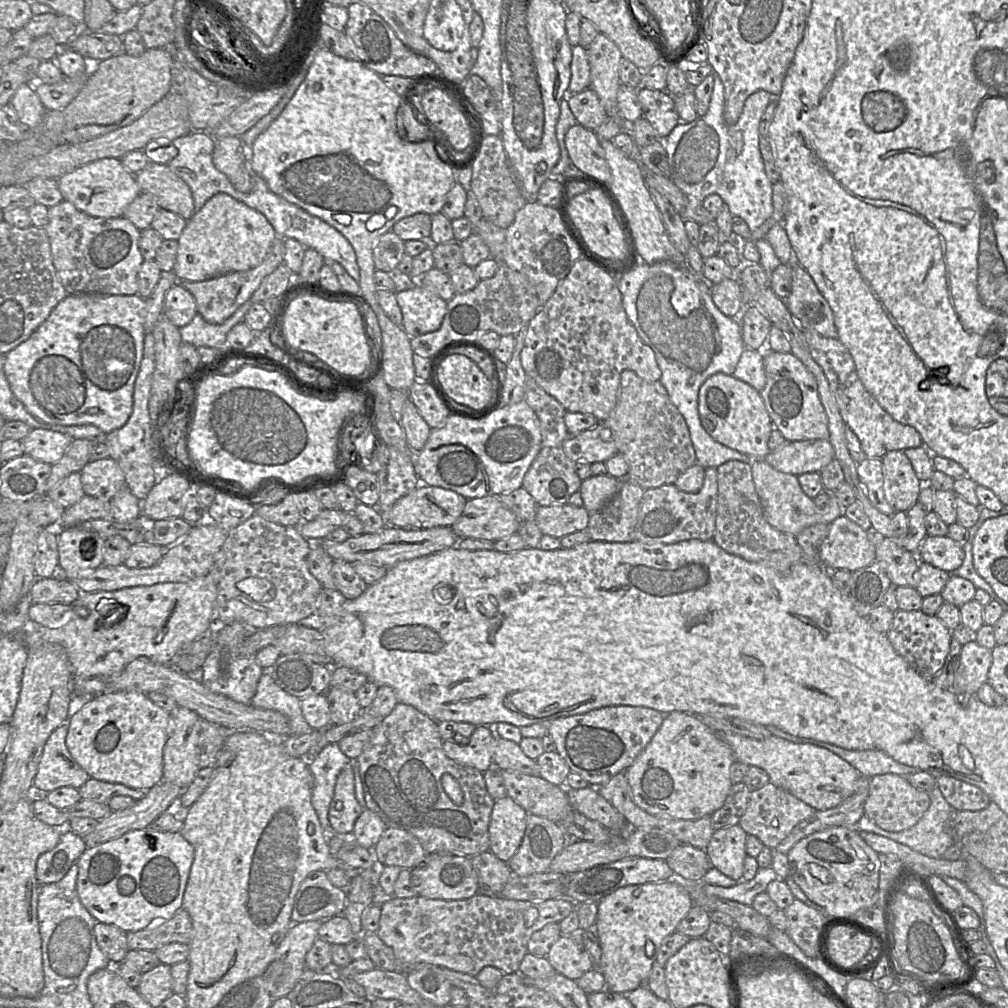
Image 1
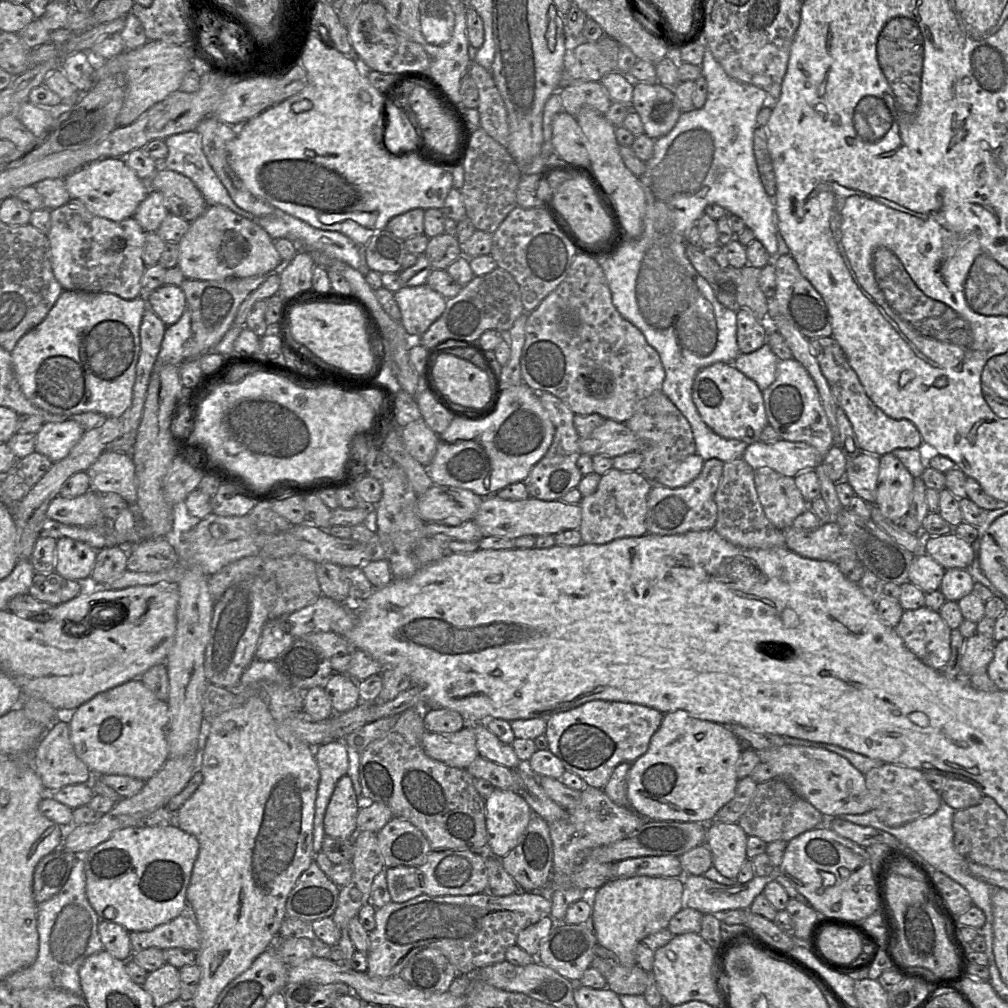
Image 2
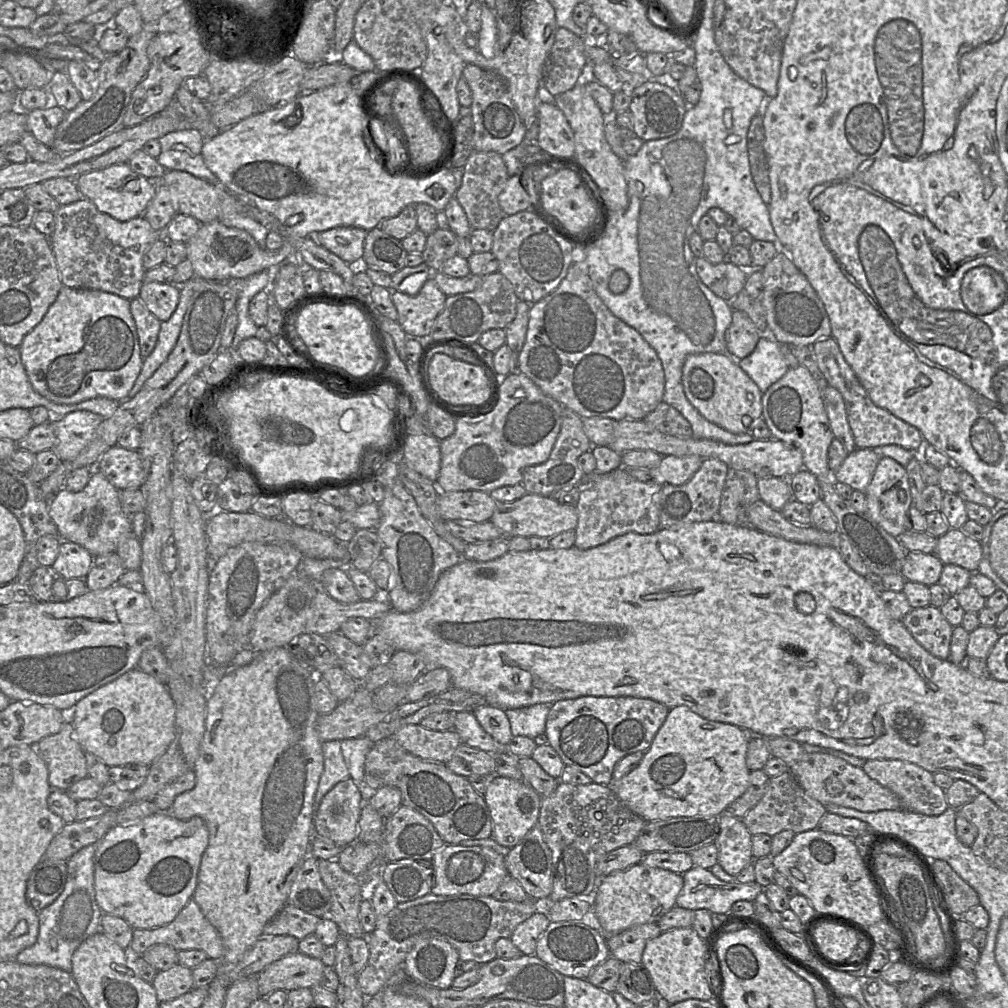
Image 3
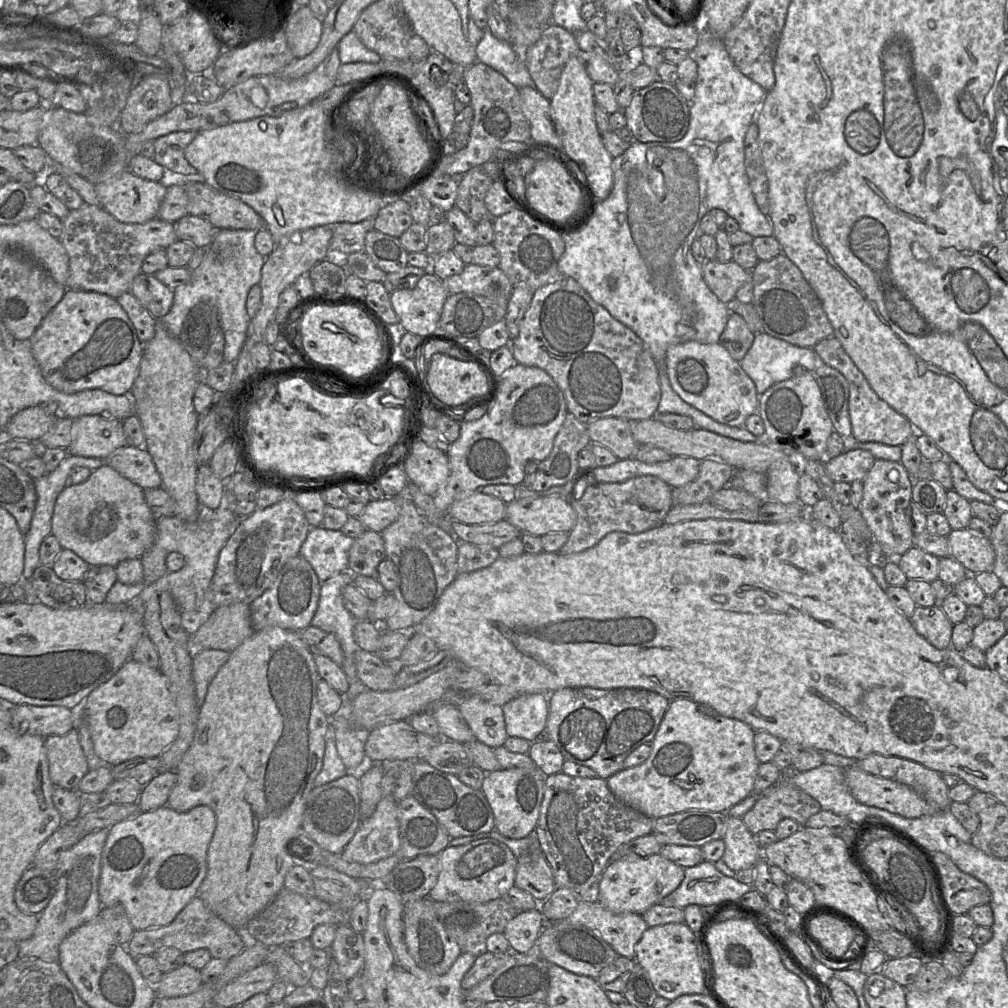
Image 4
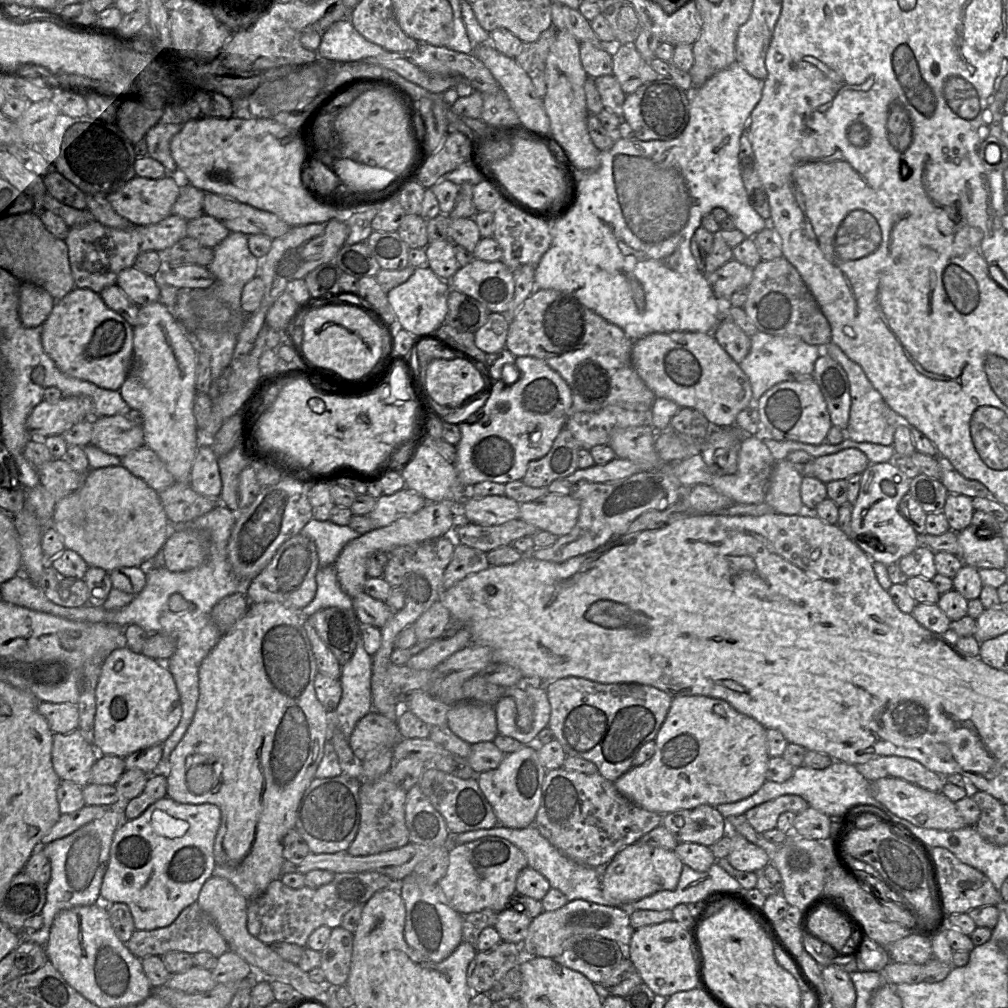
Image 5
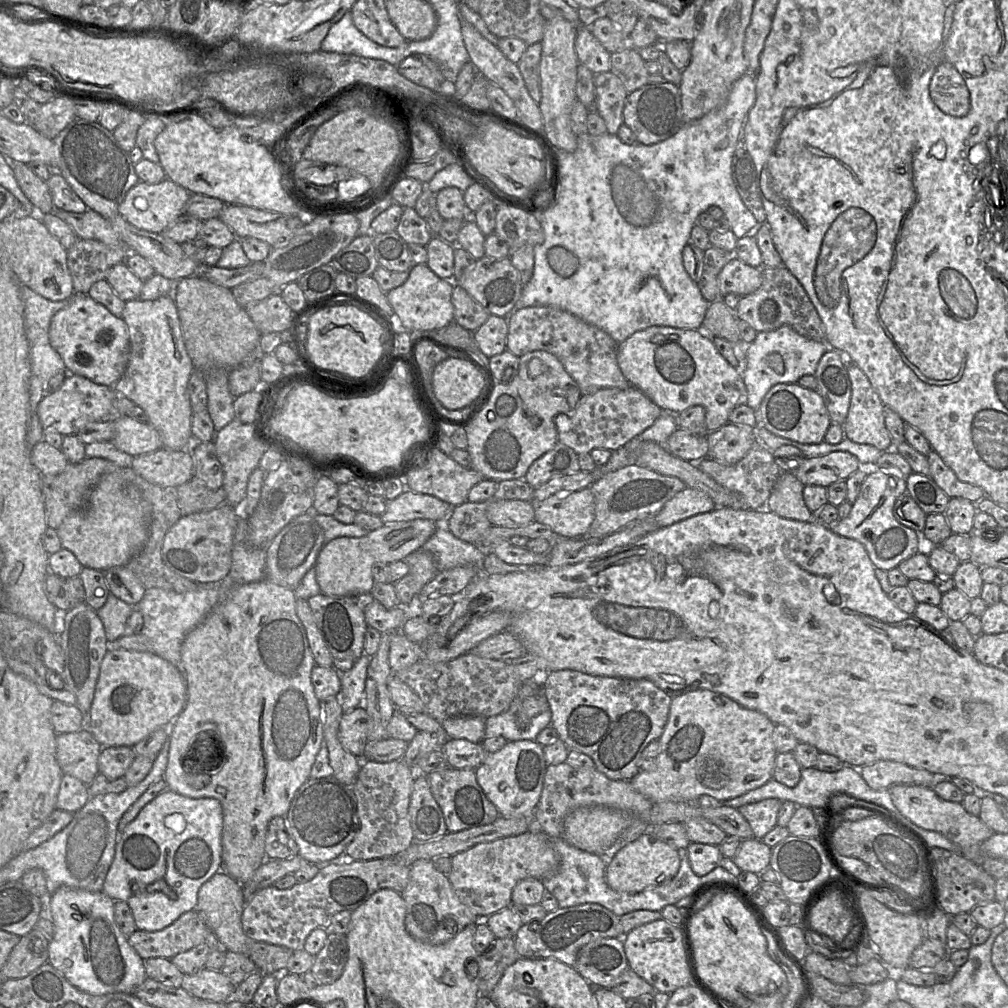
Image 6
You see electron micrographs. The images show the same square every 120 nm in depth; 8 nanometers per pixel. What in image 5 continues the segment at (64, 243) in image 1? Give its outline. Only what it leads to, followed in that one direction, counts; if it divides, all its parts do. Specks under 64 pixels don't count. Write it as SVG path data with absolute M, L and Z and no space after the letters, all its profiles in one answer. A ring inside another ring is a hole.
M171 214L162 221L150 225L130 225L126 229L105 226L94 220L79 227L72 227L66 237L70 268L75 288L86 288L100 293L104 288L116 285L117 276L125 268L133 267L135 259L143 252L165 252L187 236L188 220Z

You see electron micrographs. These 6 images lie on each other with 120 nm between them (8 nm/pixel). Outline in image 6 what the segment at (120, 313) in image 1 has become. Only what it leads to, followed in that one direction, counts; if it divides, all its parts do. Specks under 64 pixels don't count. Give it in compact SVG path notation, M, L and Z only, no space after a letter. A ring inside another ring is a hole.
M74 293L68 306L54 315L50 323L49 339L62 357L68 374L114 387L125 371L129 351L127 325L122 317L113 315L88 294Z

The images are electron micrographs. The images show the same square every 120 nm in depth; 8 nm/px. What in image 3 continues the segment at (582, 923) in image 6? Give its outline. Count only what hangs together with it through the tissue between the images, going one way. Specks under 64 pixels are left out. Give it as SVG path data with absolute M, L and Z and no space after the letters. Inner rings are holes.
M657 923L639 924L606 937L611 957L622 962L641 963L646 943L662 933Z

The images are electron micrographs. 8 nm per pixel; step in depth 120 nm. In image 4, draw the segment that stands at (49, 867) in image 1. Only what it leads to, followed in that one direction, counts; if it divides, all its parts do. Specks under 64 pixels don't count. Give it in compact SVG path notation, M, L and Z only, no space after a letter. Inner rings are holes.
M31 866L15 887L15 903L23 914L39 915L55 894L56 887L57 875L54 871Z

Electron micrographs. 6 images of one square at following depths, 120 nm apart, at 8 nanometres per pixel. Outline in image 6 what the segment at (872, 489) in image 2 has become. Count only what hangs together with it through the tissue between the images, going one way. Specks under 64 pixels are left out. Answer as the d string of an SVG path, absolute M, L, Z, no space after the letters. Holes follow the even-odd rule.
M833 451L817 457L805 457L794 473L804 485L829 487L838 481L846 481L862 467L857 458L849 452Z

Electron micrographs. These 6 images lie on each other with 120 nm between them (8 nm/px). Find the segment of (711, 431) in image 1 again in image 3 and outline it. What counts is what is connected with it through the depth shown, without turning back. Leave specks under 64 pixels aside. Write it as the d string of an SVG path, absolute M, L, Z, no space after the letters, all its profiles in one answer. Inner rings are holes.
M699 353L688 356L682 383L689 402L710 422L735 434L751 433L762 417L762 395L757 384L739 366L740 359L728 353Z

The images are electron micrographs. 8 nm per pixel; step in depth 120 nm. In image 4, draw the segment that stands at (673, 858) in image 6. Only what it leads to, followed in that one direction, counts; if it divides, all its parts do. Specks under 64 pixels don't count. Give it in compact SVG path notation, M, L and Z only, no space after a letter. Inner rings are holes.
M660 853L647 857L630 854L610 861L600 876L598 902L607 910L620 913L643 914L676 890L685 876L685 867L663 857Z

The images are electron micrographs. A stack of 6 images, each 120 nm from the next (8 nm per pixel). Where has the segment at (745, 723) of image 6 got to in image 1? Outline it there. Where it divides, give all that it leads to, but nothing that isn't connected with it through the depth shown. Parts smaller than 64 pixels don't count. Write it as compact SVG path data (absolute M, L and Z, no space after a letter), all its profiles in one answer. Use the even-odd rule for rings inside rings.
M674 711L664 720L644 750L627 769L634 802L646 812L673 819L698 820L721 808L733 786L731 766L735 757L731 747L694 714Z

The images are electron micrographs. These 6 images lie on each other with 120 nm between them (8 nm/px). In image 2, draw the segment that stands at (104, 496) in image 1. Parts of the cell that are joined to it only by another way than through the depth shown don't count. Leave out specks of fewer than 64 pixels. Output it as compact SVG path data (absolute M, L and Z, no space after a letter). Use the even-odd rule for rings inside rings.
M104 451L86 472L91 490L97 493L117 493L129 506L135 506L135 465L130 454Z

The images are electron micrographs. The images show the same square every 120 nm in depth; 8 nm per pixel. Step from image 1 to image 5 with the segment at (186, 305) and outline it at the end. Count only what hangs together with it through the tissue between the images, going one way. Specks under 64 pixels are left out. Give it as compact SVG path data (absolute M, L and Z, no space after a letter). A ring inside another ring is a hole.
M134 267L120 271L116 285L138 306L159 301L159 278L145 274Z

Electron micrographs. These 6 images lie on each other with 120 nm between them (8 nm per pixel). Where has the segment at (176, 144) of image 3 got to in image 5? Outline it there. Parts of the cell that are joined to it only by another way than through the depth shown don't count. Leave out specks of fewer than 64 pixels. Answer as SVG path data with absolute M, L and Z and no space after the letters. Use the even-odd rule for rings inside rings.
M158 123L145 135L148 156L162 163L167 172L179 170L170 151L170 142L183 124Z

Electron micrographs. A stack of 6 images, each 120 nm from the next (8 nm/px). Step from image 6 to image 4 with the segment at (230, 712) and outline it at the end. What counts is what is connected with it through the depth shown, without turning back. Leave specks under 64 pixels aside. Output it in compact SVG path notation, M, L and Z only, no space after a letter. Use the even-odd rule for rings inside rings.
M268 627L258 630L230 653L229 660L219 669L210 683L205 700L199 709L194 740L175 768L177 782L172 789L168 806L177 812L187 812L200 805L211 807L216 814L216 829L207 852L207 873L198 889L207 907L234 929L243 929L284 888L287 872L295 865L287 852L289 840L301 831L307 798L315 787L315 779L322 769L325 745L331 736L331 718L321 709L317 698L317 683L320 679L314 655L301 637L301 632Z

